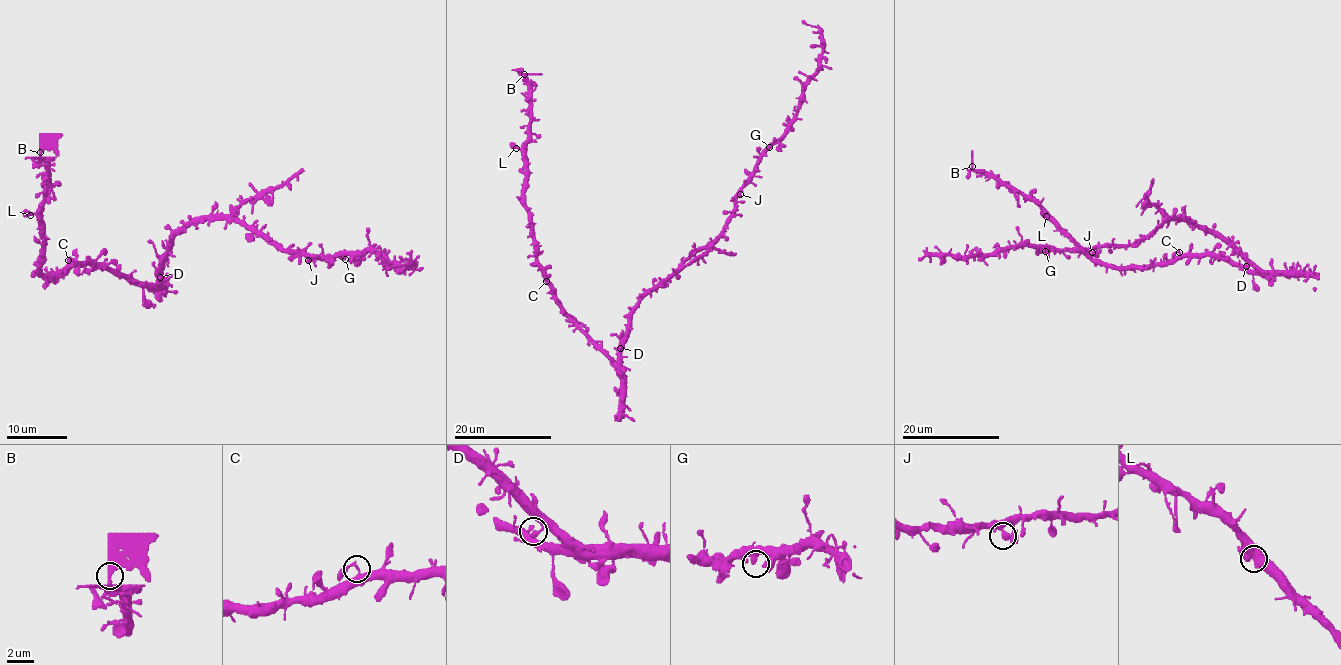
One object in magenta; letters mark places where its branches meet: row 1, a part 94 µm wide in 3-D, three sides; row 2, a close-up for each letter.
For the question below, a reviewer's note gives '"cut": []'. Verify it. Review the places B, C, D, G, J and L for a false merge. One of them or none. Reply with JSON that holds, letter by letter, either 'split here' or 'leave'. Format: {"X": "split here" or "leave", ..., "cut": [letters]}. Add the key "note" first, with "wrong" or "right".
{"note": "wrong", "B": "split here", "C": "leave", "D": "leave", "G": "leave", "J": "leave", "L": "leave", "cut": ["B"]}

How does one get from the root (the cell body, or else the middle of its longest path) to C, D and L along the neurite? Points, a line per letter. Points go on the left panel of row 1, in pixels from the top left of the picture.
C: (165, 254), (165, 266), (154, 285), (136, 285), (127, 277), (119, 277), (96, 265), (69, 263), (68, 260)
D: (165, 254), (160, 277)
L: (165, 254), (154, 285), (136, 285), (92, 263), (74, 263), (49, 278), (40, 268), (42, 228), (30, 215)

